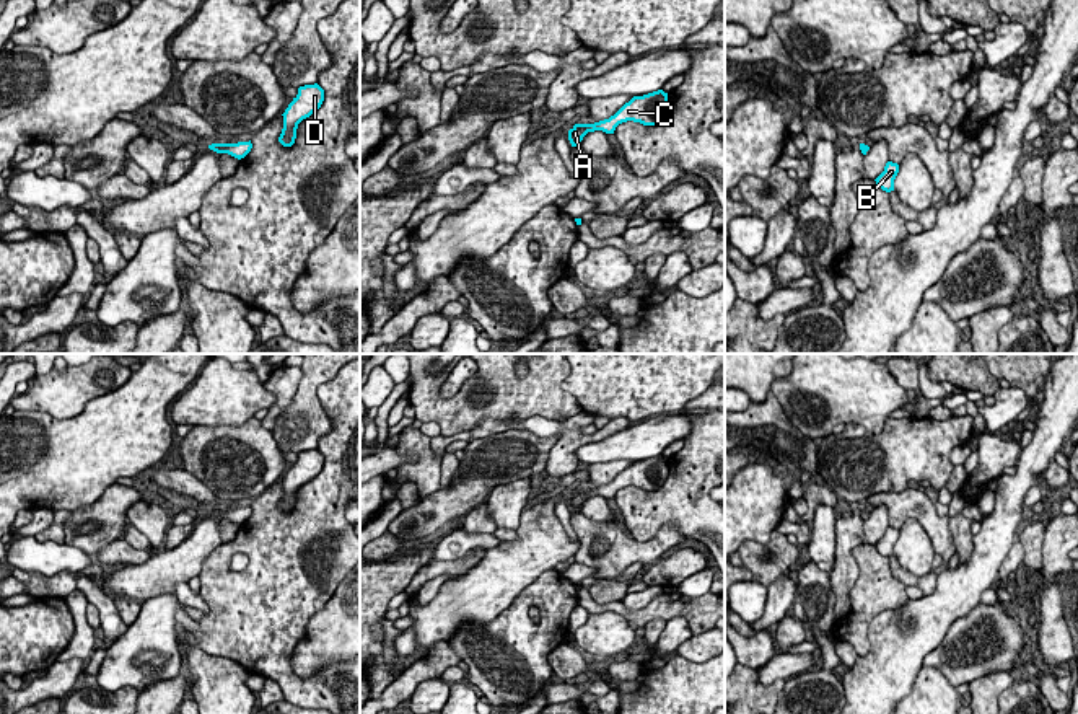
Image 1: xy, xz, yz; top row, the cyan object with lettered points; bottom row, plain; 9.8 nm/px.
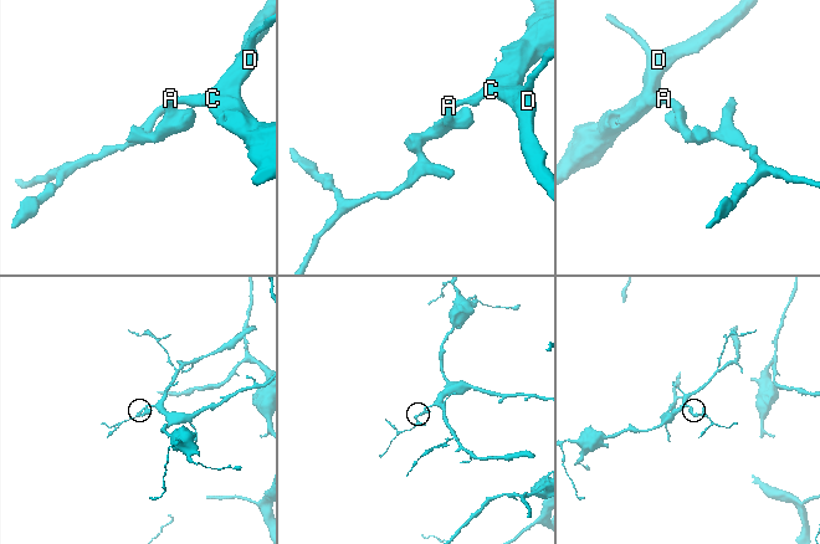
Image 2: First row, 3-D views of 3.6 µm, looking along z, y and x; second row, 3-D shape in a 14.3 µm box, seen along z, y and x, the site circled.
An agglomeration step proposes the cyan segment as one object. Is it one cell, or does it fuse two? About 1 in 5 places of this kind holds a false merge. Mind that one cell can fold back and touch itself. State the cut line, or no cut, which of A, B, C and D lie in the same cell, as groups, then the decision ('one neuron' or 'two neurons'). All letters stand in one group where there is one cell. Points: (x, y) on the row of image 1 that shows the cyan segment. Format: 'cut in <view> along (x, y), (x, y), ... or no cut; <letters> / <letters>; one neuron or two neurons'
no cut; A B C D; one neuron

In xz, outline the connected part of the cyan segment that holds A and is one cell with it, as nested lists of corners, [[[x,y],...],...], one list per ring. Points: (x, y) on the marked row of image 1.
[[[663,90],[633,96],[614,116],[594,124],[575,124],[568,130],[572,147],[576,147],[588,132],[603,130],[614,134],[616,127],[622,122],[633,121],[643,126],[658,126],[669,109],[668,93]]]

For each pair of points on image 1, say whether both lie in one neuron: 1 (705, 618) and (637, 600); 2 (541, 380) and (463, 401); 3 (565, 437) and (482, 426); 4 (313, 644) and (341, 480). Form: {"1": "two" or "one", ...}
{"1": "two", "2": "one", "3": "one", "4": "two"}

